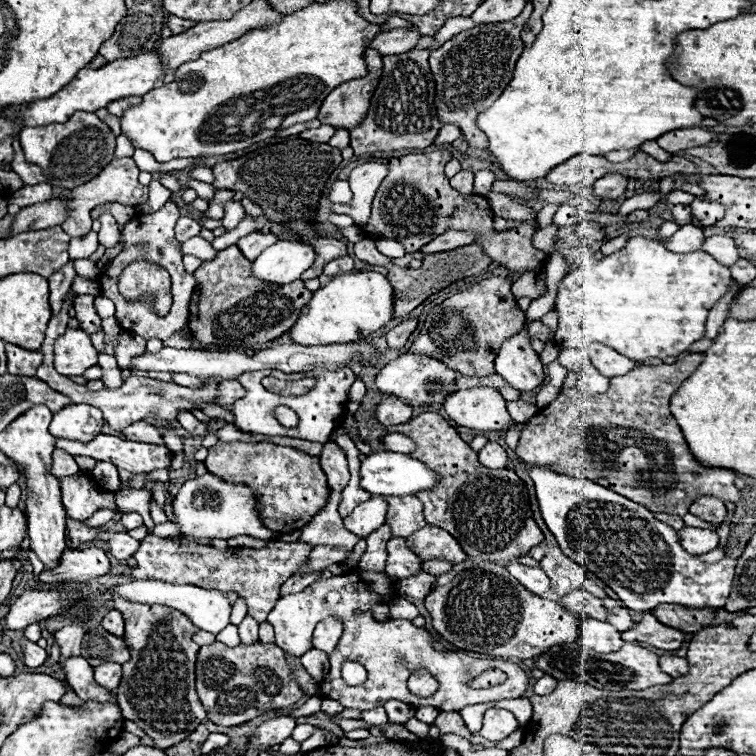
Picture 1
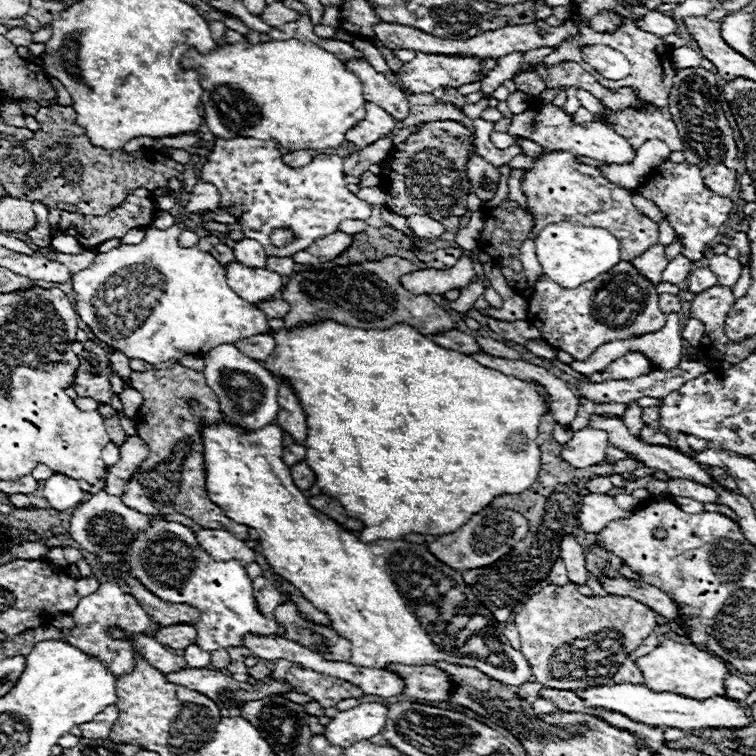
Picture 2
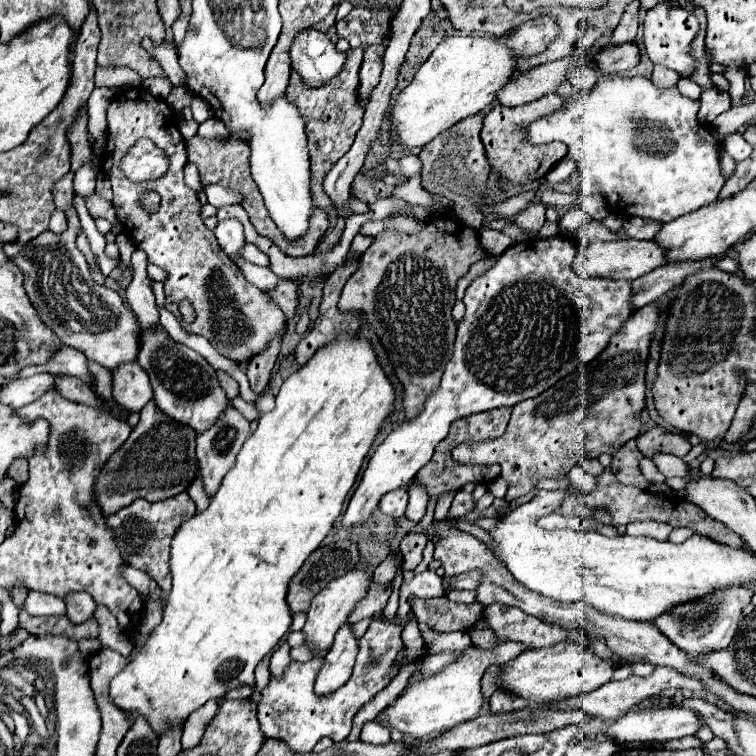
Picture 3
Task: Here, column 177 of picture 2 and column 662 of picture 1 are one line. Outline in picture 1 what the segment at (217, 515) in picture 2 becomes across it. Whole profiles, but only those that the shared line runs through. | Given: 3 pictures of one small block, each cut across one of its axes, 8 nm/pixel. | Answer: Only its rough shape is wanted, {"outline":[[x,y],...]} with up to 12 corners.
{"outline":[[702,352],[564,388],[526,422],[528,466],[652,512],[738,502],[670,414]]}

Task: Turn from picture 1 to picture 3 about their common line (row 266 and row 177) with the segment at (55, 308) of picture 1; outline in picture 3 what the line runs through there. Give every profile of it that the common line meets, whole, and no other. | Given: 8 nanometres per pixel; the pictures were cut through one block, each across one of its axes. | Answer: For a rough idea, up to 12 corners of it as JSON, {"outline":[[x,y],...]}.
{"outline":[[68,172],[54,184],[54,206],[66,210],[74,196],[72,178]]}

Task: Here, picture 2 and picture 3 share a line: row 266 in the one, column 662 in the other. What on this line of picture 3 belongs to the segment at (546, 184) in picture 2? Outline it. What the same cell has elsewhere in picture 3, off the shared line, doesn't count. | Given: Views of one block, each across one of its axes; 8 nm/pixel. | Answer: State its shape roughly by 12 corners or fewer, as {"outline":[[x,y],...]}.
{"outline":[[656,520],[632,522],[626,526],[630,536],[668,540],[670,524]]}

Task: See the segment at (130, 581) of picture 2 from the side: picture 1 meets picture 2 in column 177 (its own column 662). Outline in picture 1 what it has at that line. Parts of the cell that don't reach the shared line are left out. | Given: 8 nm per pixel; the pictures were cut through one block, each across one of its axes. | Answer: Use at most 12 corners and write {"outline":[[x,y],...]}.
{"outline":[[660,604],[652,614],[664,626],[698,632],[712,624],[714,608]]}

